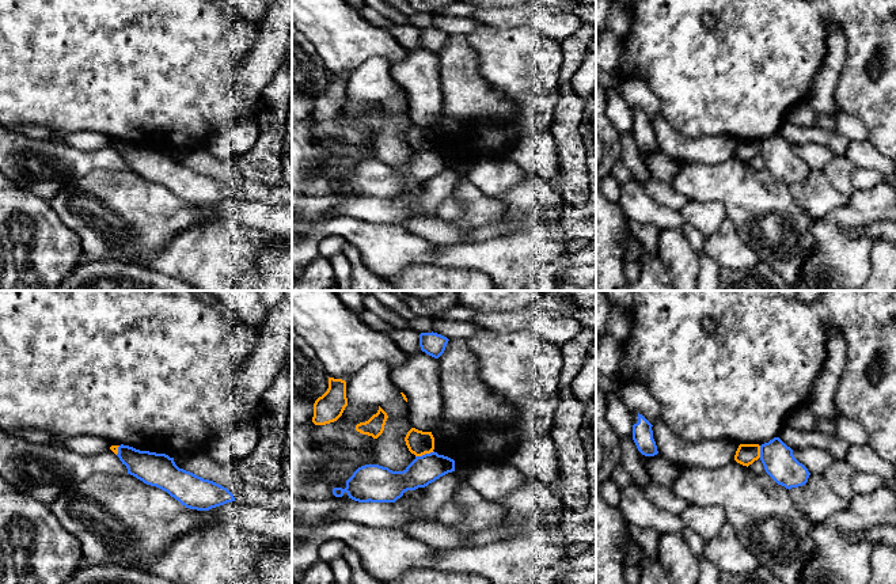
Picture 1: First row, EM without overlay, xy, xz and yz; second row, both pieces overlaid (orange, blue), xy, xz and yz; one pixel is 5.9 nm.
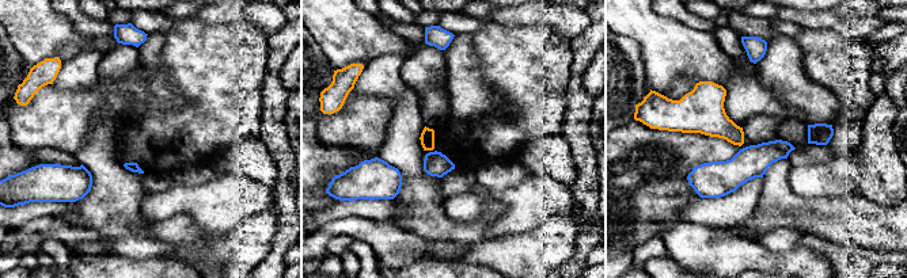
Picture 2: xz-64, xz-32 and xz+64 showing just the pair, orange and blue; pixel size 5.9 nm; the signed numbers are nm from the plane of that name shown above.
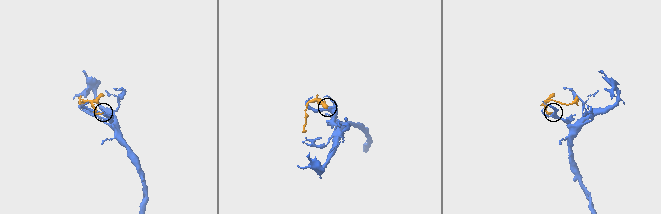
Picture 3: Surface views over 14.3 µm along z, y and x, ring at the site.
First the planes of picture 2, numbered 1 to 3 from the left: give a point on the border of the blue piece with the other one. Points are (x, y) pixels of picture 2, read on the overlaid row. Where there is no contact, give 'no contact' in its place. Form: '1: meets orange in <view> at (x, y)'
1: no contact
2: no contact
3: no contact

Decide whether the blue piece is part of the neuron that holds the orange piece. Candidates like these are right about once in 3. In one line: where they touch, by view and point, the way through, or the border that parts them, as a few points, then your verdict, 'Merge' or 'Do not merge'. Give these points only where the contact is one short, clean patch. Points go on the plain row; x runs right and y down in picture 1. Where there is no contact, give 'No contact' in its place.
Touches orange at xz (424, 150). Boundary: xz (433, 147), (416, 152). Do not merge

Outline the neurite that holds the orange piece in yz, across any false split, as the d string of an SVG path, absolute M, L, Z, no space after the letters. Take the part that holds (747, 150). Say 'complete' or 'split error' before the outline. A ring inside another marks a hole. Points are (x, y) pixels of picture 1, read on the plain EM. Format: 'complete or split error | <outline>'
complete | M740 140L734 151L734 156L747 163L759 153L760 153L759 140Z

